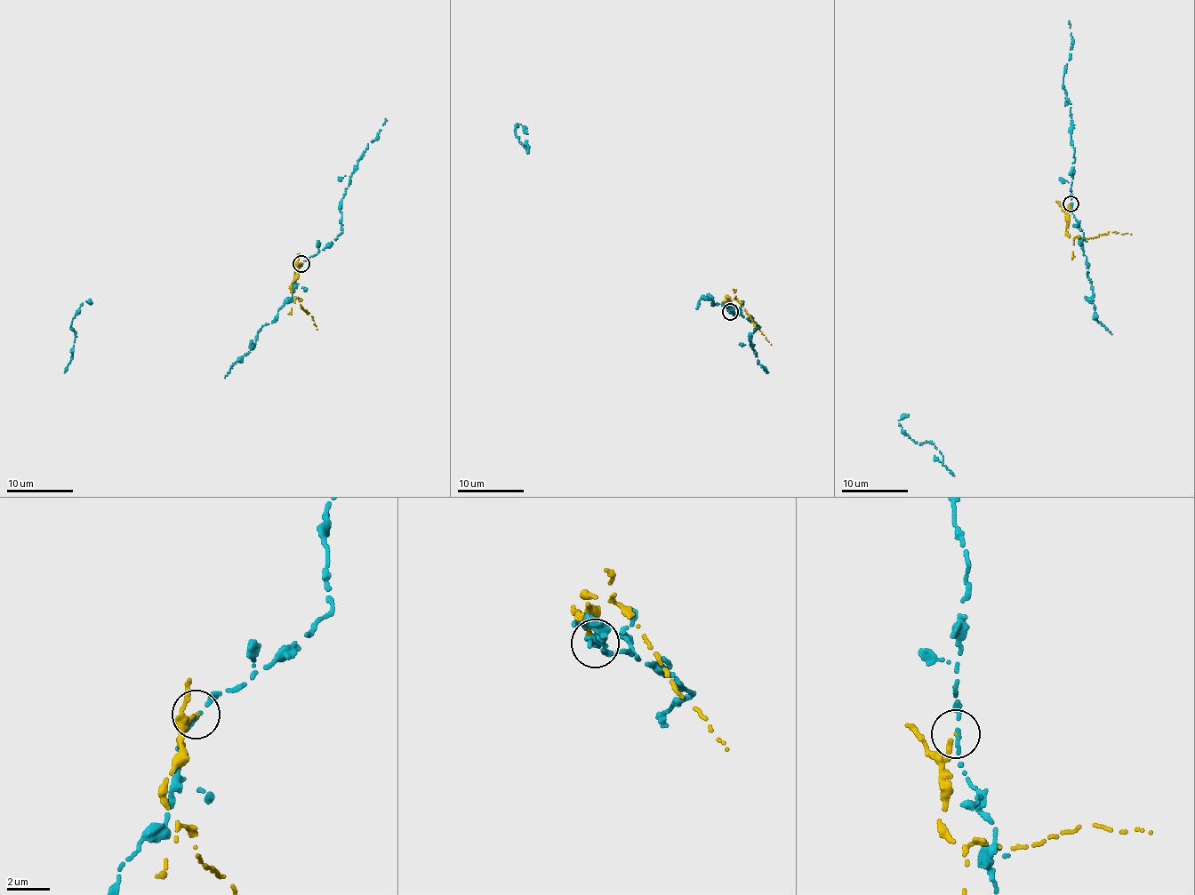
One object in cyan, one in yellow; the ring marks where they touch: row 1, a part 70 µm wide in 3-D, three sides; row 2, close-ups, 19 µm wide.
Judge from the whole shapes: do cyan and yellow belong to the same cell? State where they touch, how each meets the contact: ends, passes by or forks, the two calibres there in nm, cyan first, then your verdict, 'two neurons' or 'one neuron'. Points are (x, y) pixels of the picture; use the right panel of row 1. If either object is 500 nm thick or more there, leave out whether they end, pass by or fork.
at (1070, 203); cyan passes by; yellow ends there; 180 nm thick on the cyan side, 240 nm on the other; two neurons

